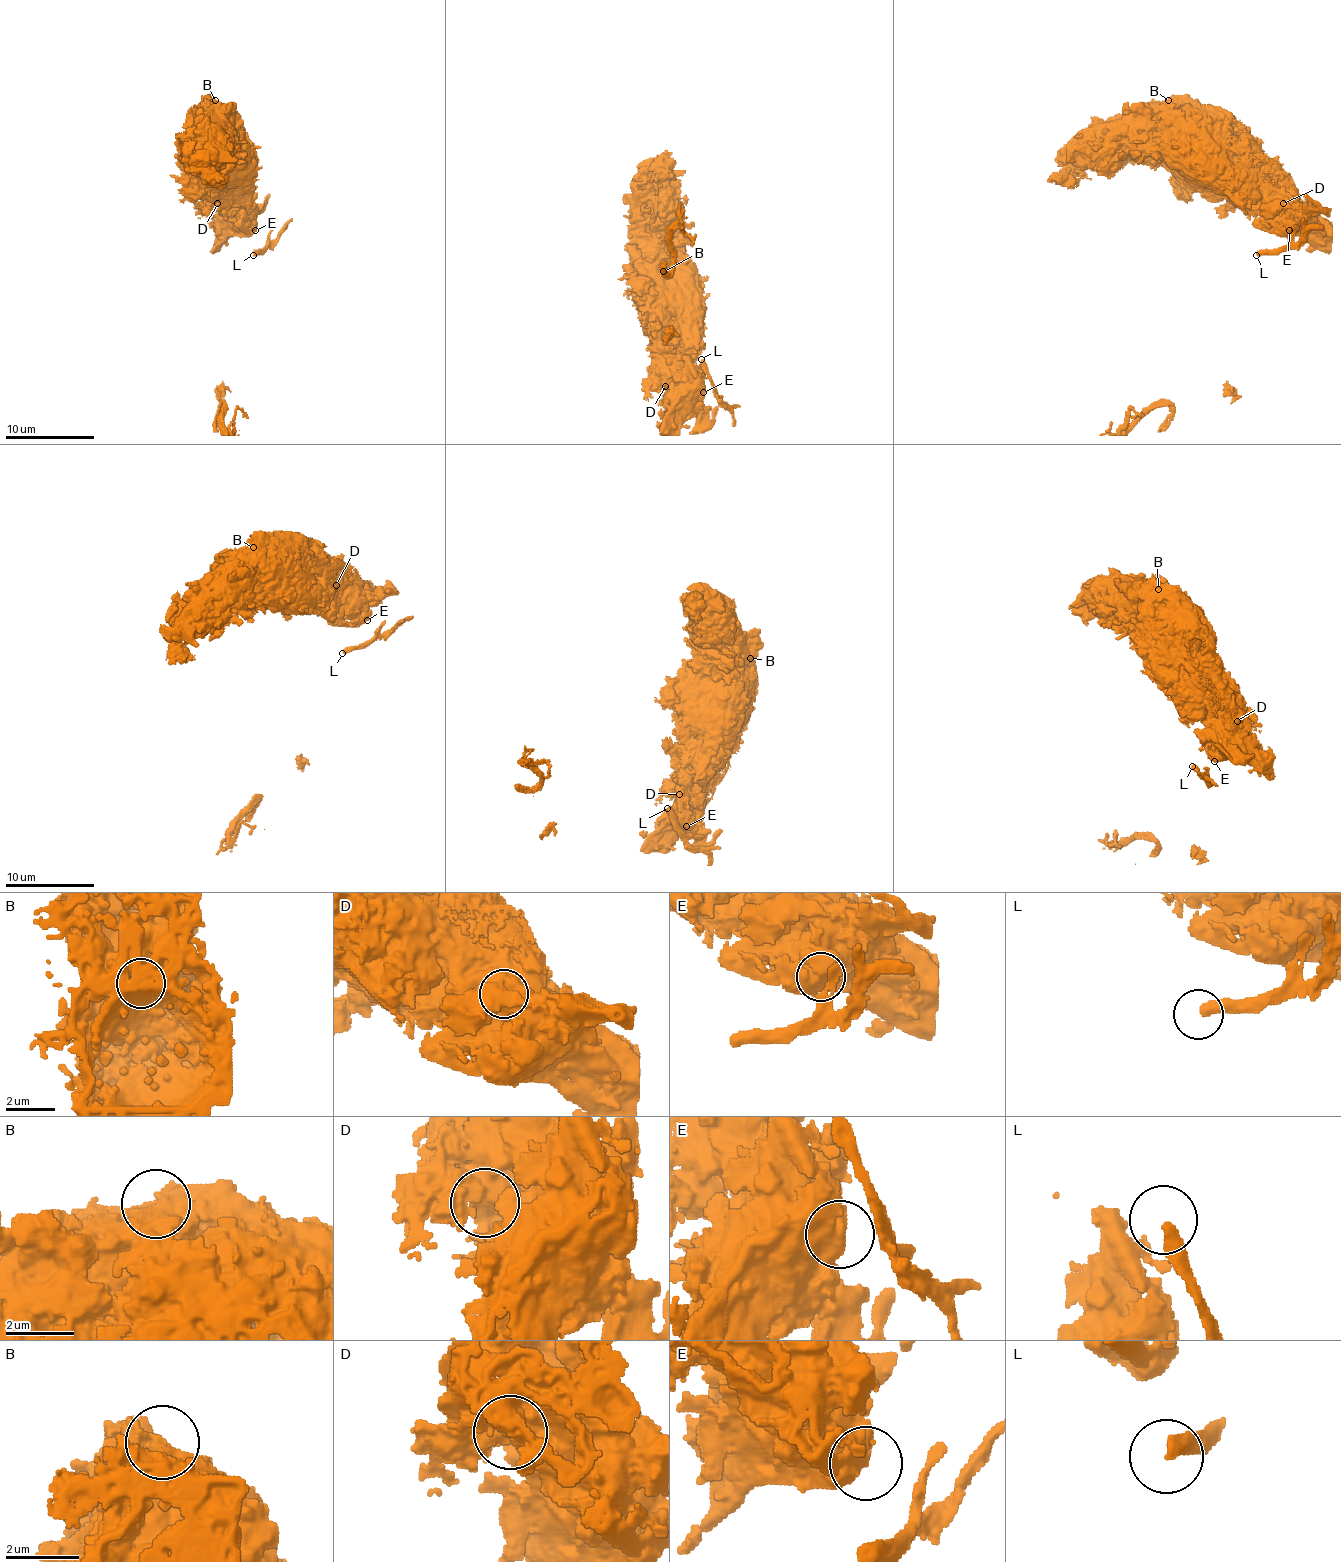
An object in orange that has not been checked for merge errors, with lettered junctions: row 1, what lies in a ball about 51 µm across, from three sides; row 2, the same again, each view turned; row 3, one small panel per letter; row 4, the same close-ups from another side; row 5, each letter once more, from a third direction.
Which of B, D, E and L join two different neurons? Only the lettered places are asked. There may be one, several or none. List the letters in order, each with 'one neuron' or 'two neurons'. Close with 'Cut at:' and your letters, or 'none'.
B: one neuron
D: one neuron
E: one neuron
L: one neuron
Cut at: none

